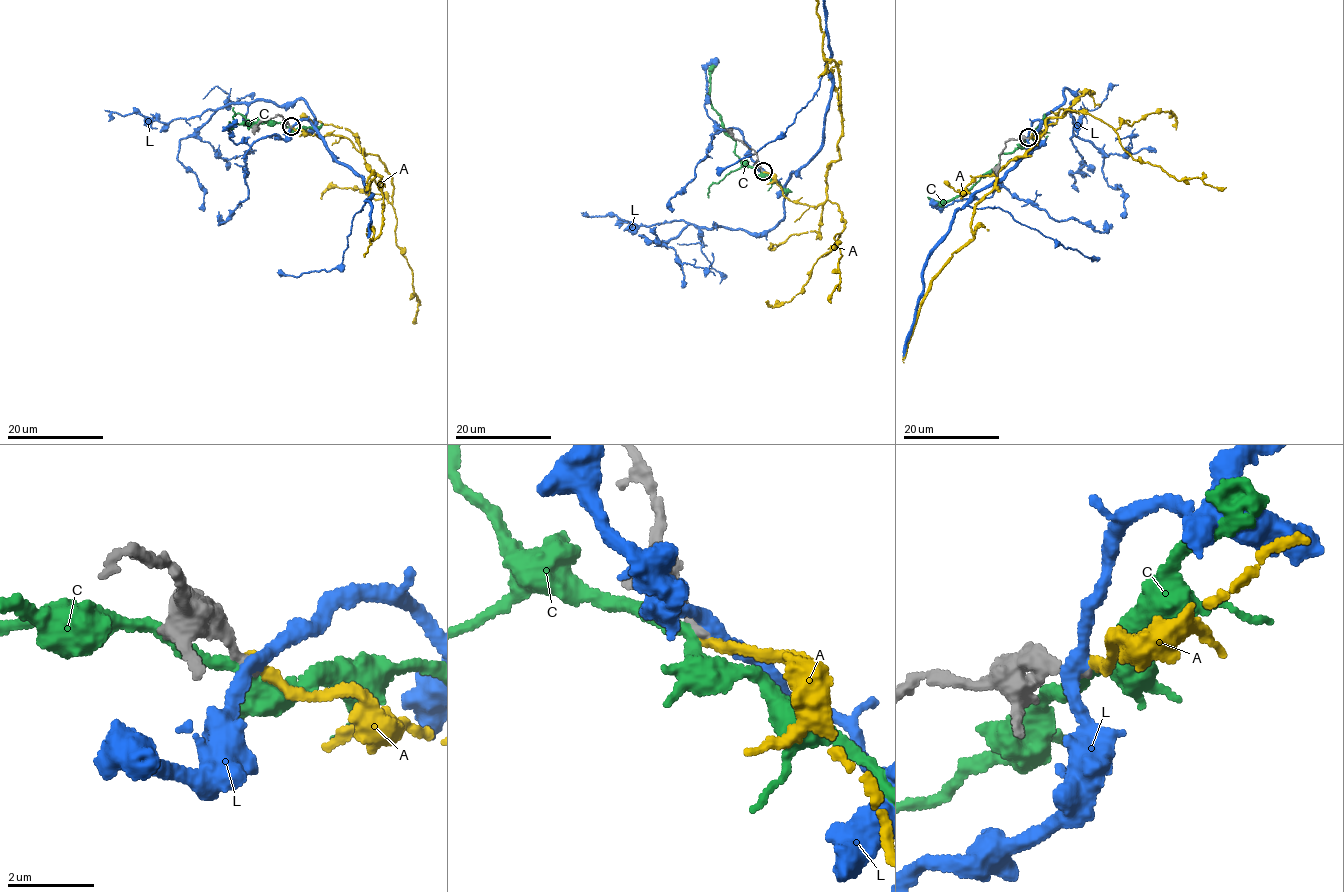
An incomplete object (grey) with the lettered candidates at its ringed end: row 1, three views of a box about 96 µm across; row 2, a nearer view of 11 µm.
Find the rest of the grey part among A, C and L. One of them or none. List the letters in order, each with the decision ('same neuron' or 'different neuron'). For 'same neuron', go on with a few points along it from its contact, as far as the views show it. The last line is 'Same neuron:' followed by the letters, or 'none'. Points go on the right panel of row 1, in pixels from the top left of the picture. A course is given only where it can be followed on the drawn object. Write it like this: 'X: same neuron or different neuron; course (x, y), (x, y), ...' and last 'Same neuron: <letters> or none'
A: same neuron
C: different neuron
L: different neuron
Same neuron: A

